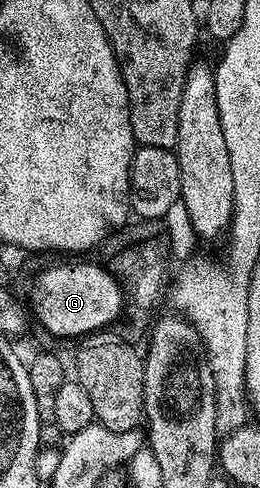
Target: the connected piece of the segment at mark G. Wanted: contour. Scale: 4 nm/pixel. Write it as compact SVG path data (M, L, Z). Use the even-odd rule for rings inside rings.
M75 262L72 266L51 266L41 271L31 286L31 310L33 318L35 313L49 333L59 338L79 338L114 323L124 313L123 287L106 265Z

